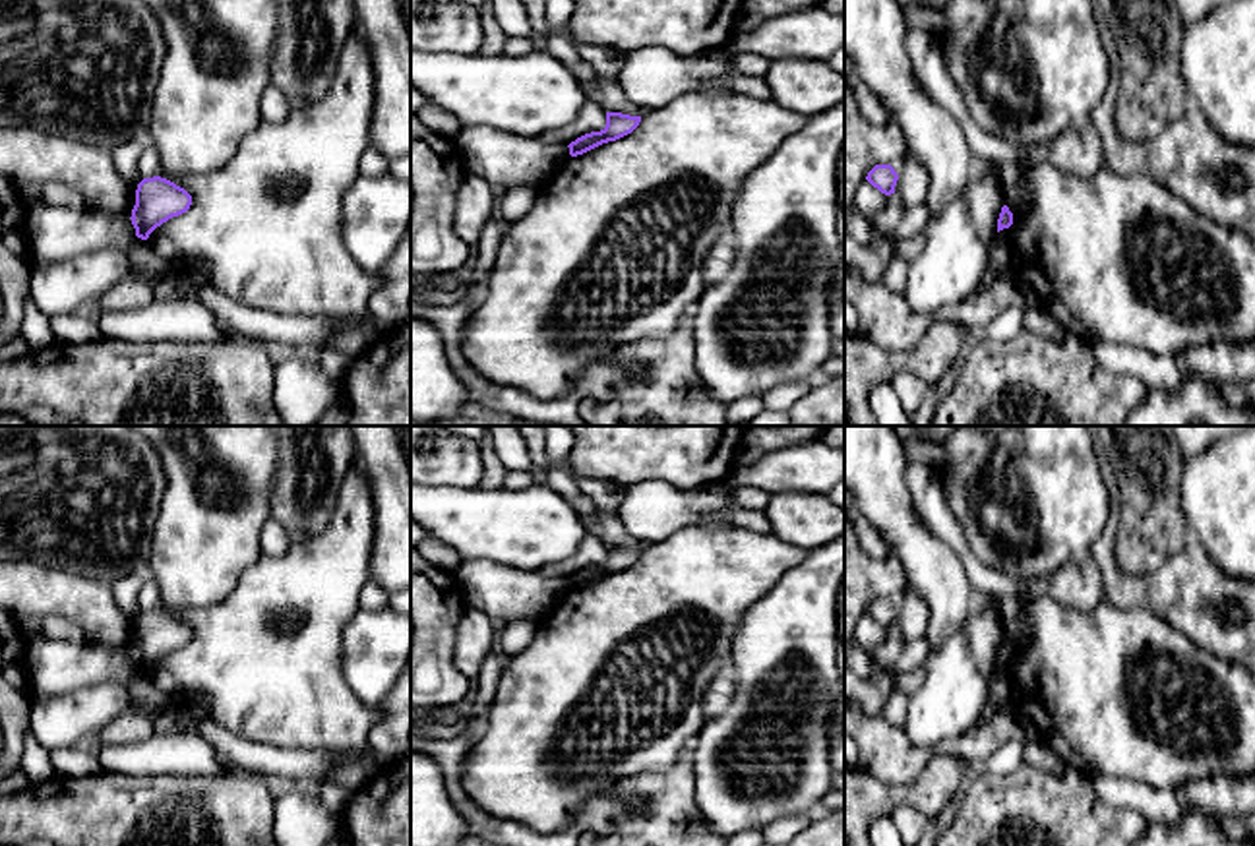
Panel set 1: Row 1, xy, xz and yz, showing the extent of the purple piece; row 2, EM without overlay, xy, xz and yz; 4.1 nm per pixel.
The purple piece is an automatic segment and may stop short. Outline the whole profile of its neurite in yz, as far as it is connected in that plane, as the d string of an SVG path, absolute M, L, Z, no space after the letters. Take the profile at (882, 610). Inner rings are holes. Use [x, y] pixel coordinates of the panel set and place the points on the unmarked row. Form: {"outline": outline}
{"outline": "M875 598L866 614L877 621L881 627L891 629L895 627L895 619L899 614L899 608L895 606L895 602L891 598Z"}

